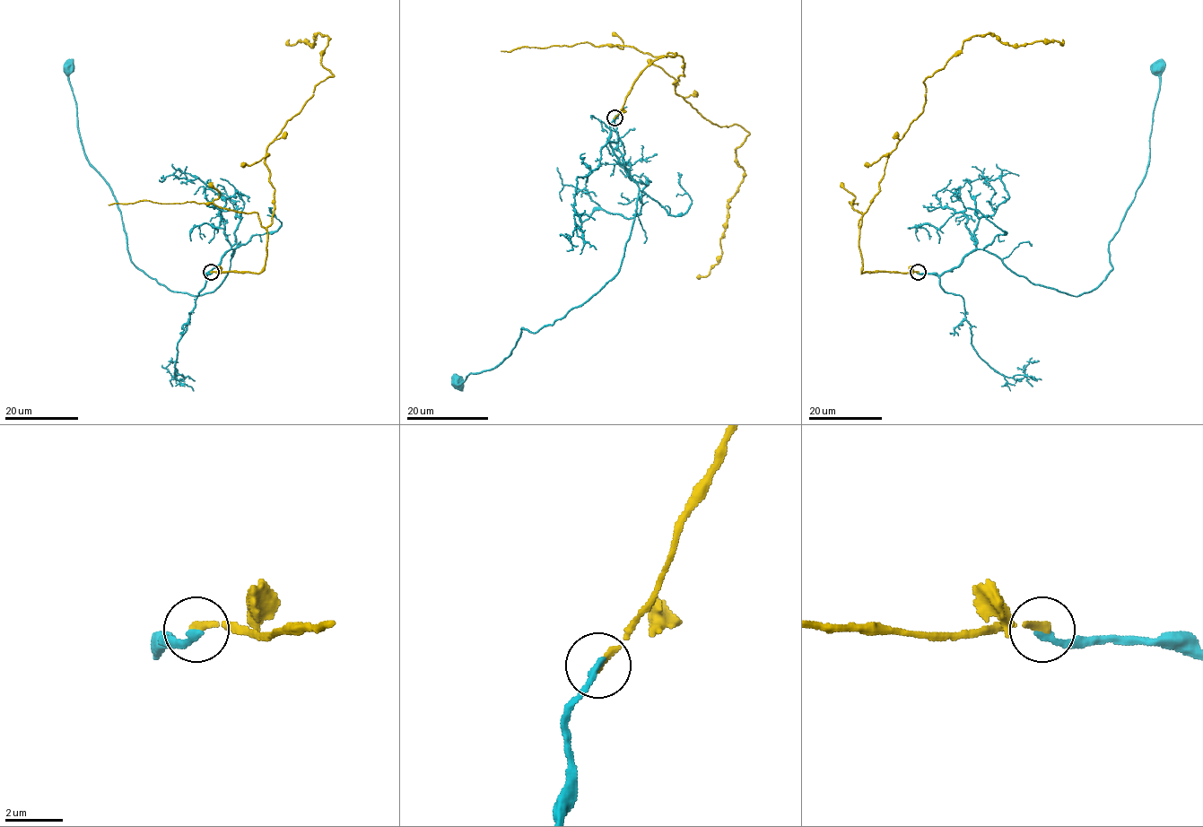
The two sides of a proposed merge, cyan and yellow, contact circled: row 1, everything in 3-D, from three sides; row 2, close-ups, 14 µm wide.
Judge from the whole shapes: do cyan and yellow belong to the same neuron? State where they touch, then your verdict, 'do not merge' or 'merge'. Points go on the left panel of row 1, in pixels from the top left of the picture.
place (211, 272); do not merge

